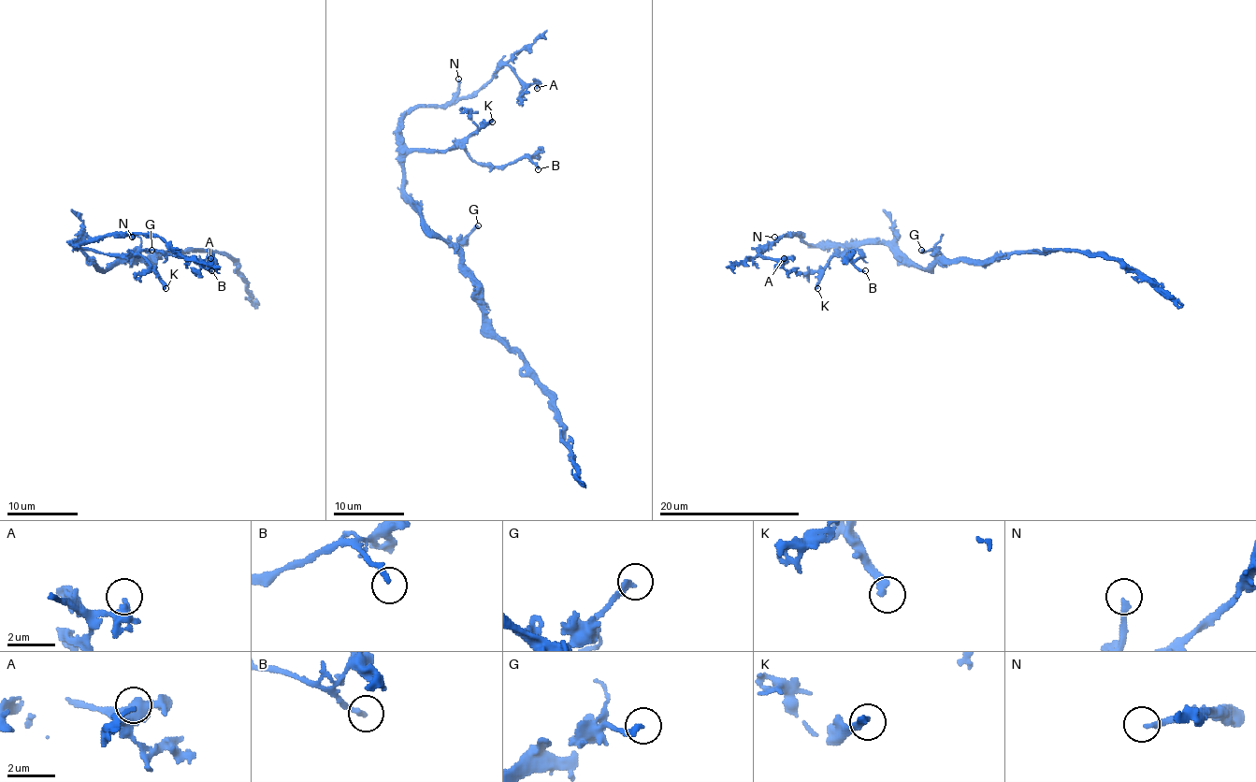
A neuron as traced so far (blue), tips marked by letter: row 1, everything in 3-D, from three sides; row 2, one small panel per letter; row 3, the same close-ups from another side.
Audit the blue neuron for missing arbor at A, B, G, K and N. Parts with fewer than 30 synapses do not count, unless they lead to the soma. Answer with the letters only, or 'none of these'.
N

